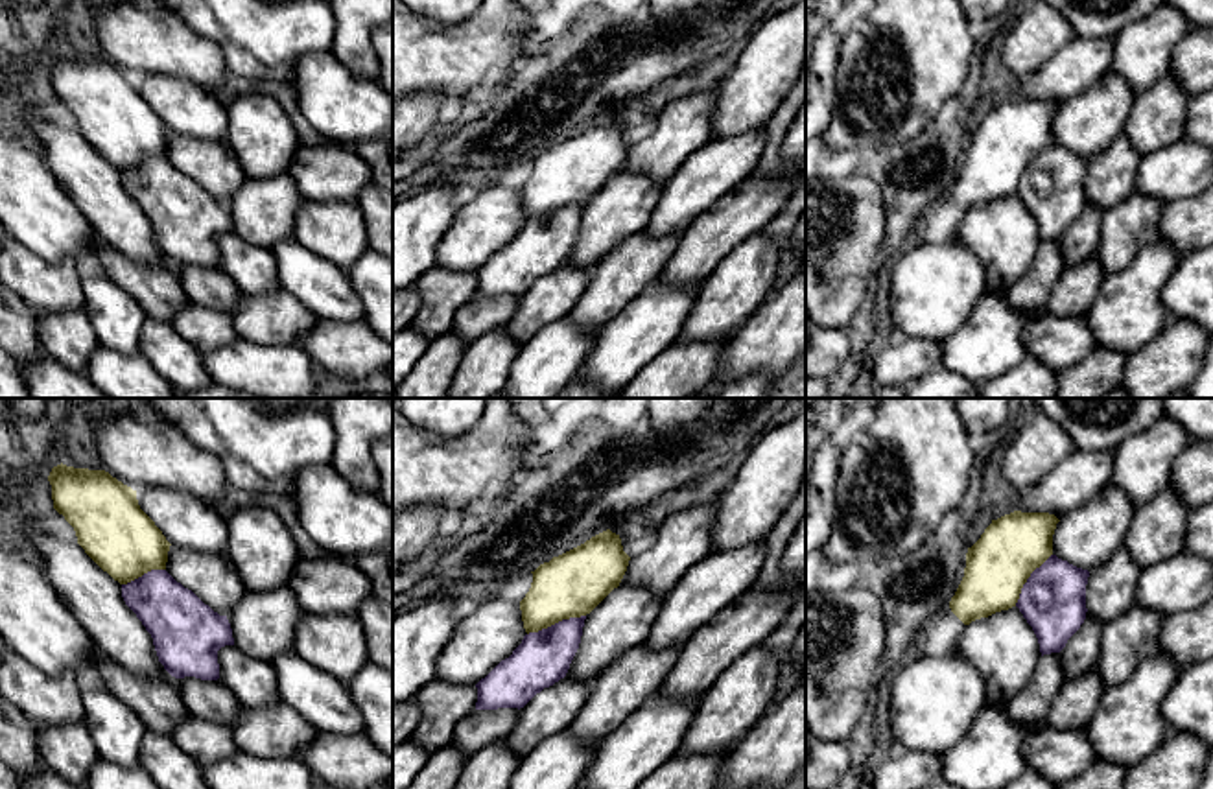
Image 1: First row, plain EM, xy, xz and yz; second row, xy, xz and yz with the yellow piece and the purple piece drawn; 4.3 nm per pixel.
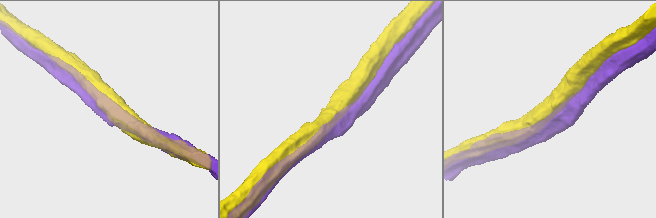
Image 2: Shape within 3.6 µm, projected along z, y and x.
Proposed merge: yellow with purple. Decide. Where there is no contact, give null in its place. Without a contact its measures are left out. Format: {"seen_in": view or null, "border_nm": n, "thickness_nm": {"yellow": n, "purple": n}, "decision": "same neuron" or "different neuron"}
{"seen_in": "xz", "border_nm": 280, "thickness_nm": {"yellow": 280, "purple": 240}, "decision": "different neuron"}

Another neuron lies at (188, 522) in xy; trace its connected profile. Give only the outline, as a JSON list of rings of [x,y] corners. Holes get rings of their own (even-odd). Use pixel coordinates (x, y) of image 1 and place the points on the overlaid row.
[[[159,487],[136,490],[136,500],[171,546],[225,553],[227,522],[214,505],[183,490]]]

